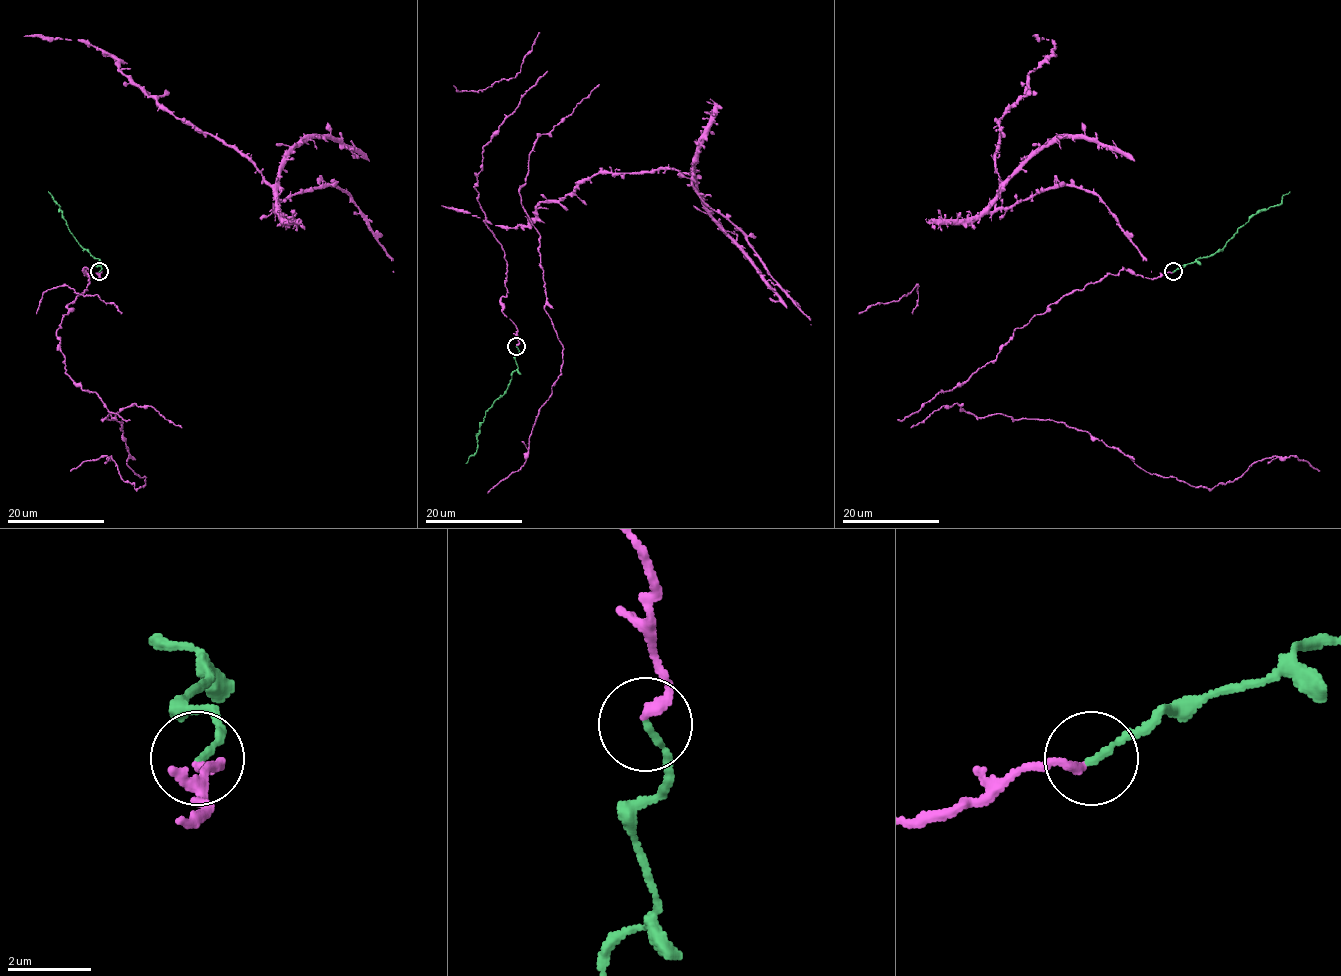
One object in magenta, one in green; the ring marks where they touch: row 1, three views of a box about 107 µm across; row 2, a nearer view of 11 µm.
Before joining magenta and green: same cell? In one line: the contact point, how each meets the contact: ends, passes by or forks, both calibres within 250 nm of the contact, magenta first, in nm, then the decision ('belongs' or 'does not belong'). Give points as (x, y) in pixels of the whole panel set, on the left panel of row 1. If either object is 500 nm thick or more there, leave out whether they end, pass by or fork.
(99, 271) | magenta ends | green ends | 240/170 nm | belongs

